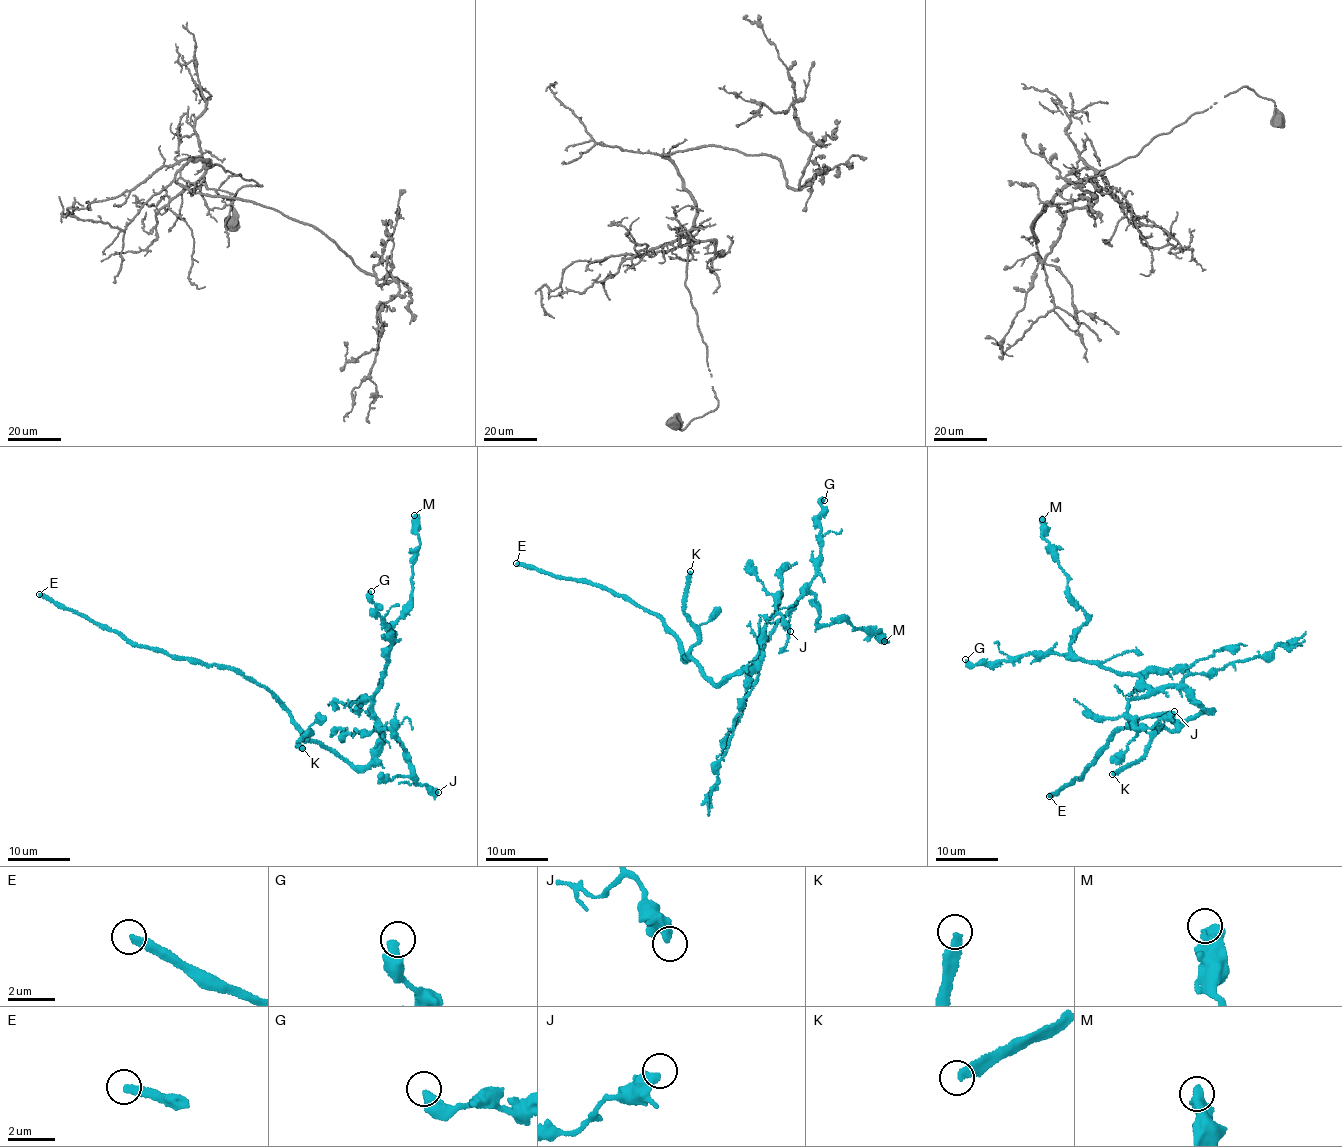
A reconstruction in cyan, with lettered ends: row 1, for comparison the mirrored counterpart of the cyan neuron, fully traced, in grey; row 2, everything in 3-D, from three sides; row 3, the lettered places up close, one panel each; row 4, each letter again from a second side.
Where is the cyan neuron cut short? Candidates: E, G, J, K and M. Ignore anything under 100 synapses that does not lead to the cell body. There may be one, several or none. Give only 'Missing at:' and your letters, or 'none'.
Missing at: E, K

